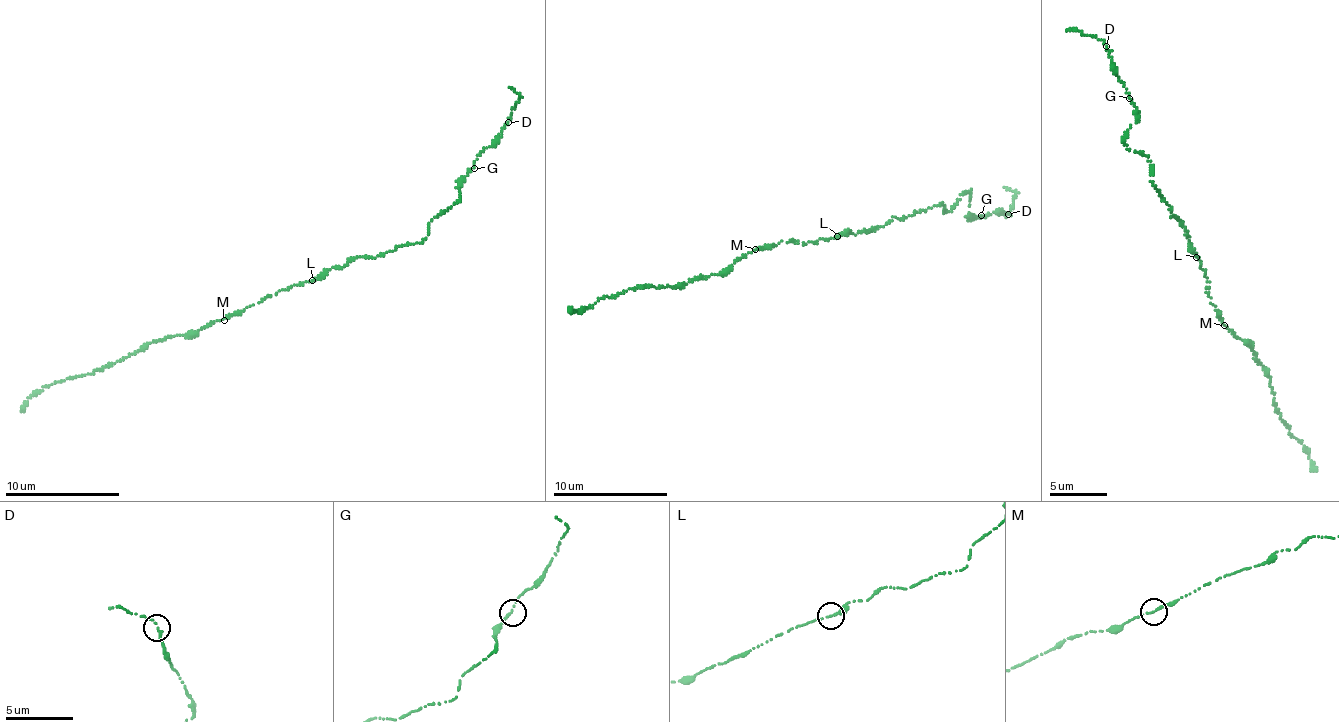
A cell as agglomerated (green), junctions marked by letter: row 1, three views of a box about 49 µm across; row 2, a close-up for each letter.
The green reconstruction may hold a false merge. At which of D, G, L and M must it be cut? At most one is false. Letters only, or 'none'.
none

